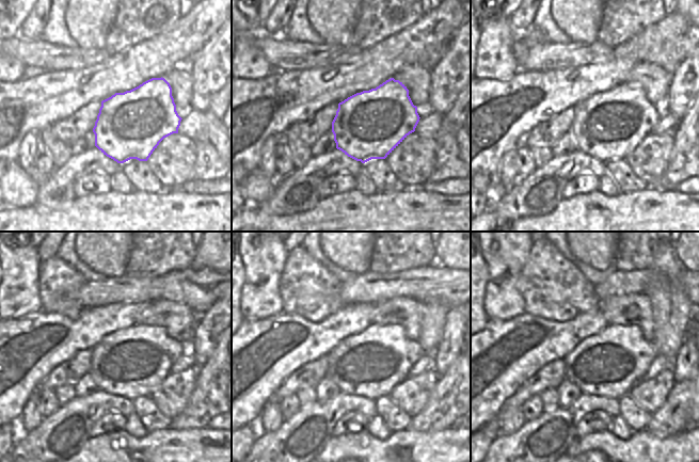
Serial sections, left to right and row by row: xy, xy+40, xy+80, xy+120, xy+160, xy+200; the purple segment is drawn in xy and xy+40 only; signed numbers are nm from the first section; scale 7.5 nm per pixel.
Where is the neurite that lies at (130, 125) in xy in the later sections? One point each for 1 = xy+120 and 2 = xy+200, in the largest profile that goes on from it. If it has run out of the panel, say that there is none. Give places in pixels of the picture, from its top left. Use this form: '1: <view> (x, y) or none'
1: xy+120 (133, 362)
2: xy+200 (609, 363)

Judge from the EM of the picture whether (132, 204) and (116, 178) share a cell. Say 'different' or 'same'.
different

